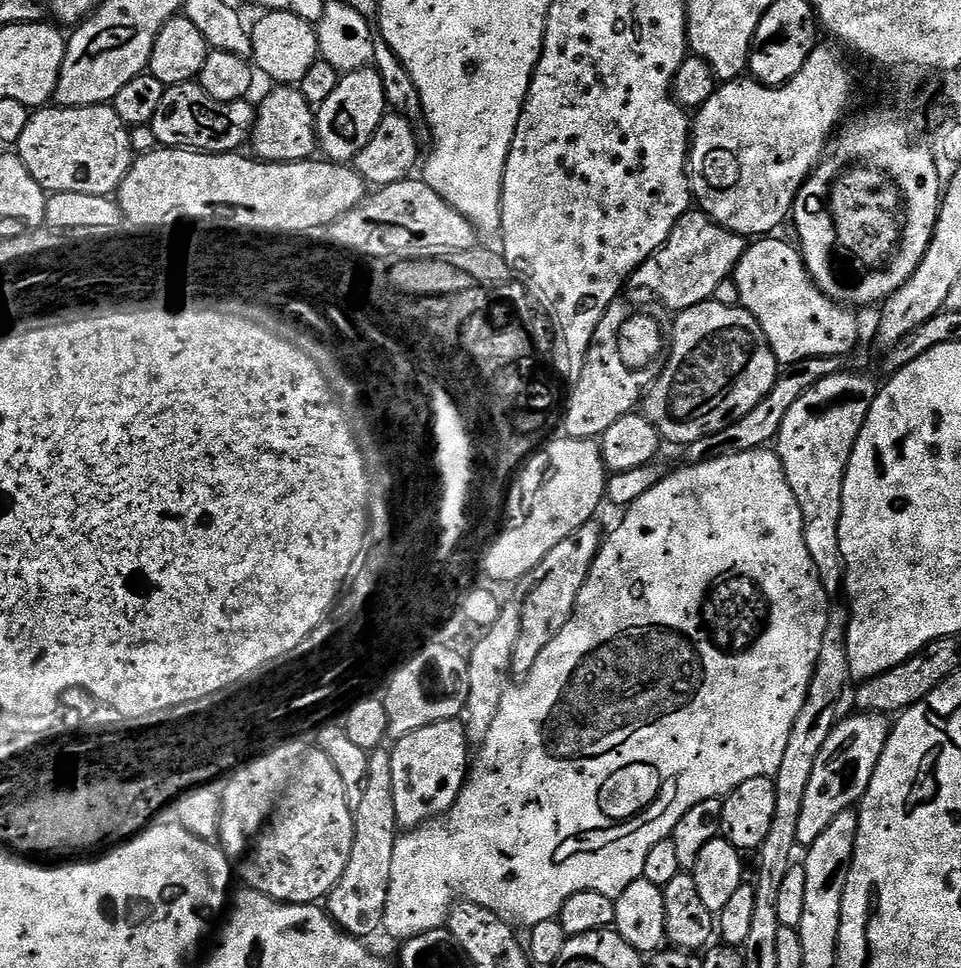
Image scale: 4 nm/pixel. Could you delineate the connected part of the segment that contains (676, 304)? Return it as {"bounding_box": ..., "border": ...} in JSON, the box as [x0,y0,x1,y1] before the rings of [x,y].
{"bounding_box":[631,210,745,313],"border":[[[689,210],[676,223],[668,241],[638,271],[632,273],[631,287],[645,288],[646,291],[653,292],[666,307],[673,308],[673,313],[682,313],[687,308],[705,304],[706,301],[713,299],[719,284],[727,281],[735,273],[736,264],[742,258],[745,247],[745,237],[729,232],[727,228],[710,219],[702,210]]]}

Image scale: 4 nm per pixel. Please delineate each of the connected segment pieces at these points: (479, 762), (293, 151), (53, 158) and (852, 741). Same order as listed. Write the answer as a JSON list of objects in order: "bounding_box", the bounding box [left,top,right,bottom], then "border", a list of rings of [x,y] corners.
[{"bounding_box":[382,450,830,942],"border":[[[757,450],[757,451],[754,451],[754,452],[735,452],[735,454],[734,454],[734,455],[733,455],[733,456],[716,456],[716,457],[715,457],[715,458],[704,458],[704,459],[701,459],[701,460],[700,460],[700,461],[699,461],[699,462],[696,462],[696,463],[700,463],[700,464],[696,464],[696,465],[694,465],[694,466],[693,466],[693,468],[688,468],[688,469],[686,469],[686,470],[685,470],[685,472],[676,472],[676,473],[674,473],[674,474],[673,474],[673,476],[670,476],[670,474],[668,474],[668,475],[665,475],[665,476],[664,476],[664,477],[663,477],[663,479],[662,479],[662,480],[661,480],[661,481],[660,481],[660,483],[659,483],[659,484],[656,484],[656,485],[654,485],[654,486],[653,486],[653,488],[652,488],[652,489],[650,489],[650,490],[649,490],[649,492],[648,492],[648,493],[646,493],[646,494],[642,494],[642,496],[641,496],[641,498],[640,498],[640,500],[638,500],[638,501],[634,501],[634,503],[633,503],[633,504],[632,504],[632,505],[631,505],[631,507],[629,507],[629,508],[628,508],[628,509],[627,509],[627,511],[625,511],[625,512],[624,512],[624,513],[623,513],[623,514],[625,514],[625,516],[624,516],[624,517],[622,517],[622,518],[621,518],[621,520],[620,520],[620,525],[618,525],[618,526],[617,526],[617,528],[616,528],[616,529],[614,529],[614,530],[613,530],[613,532],[612,532],[612,533],[610,533],[610,534],[609,534],[609,536],[608,536],[608,533],[607,533],[607,536],[606,536],[606,539],[605,539],[605,540],[604,540],[604,541],[603,541],[603,543],[601,543],[601,546],[600,546],[600,552],[599,552],[599,553],[598,553],[598,555],[597,555],[597,556],[596,556],[596,561],[595,561],[595,562],[594,562],[594,563],[593,563],[593,564],[592,564],[592,569],[591,569],[591,570],[590,570],[590,574],[589,574],[589,575],[588,575],[588,577],[587,577],[587,578],[586,578],[586,582],[585,582],[585,583],[584,583],[584,585],[583,585],[583,586],[582,586],[582,590],[581,590],[581,591],[580,591],[580,593],[579,593],[579,594],[578,594],[578,602],[577,602],[577,603],[576,603],[576,609],[575,609],[575,610],[573,610],[573,611],[572,611],[572,617],[571,617],[571,618],[569,618],[569,620],[568,620],[568,621],[567,621],[567,622],[566,622],[566,626],[565,626],[565,627],[564,627],[564,629],[563,629],[563,630],[561,630],[561,631],[560,631],[560,633],[558,633],[558,635],[556,635],[556,636],[555,636],[555,637],[554,637],[554,638],[553,638],[553,640],[552,640],[552,641],[551,641],[551,642],[550,642],[550,646],[548,646],[548,647],[547,647],[547,648],[546,648],[546,650],[544,650],[544,651],[543,651],[543,652],[542,652],[542,654],[540,654],[540,655],[539,655],[539,656],[538,656],[538,662],[534,662],[534,666],[533,666],[533,667],[532,667],[532,669],[531,669],[531,670],[530,670],[530,674],[529,674],[529,675],[528,675],[528,676],[525,676],[525,677],[523,677],[523,679],[521,679],[521,680],[520,680],[520,681],[519,681],[519,682],[516,682],[516,683],[513,683],[513,684],[512,684],[512,685],[511,685],[511,686],[509,686],[509,687],[507,687],[507,688],[505,688],[505,689],[504,689],[504,693],[503,693],[503,694],[502,694],[502,702],[501,702],[501,703],[500,703],[500,705],[499,705],[499,706],[498,706],[498,714],[494,714],[494,722],[490,722],[490,730],[486,730],[486,738],[485,738],[485,739],[484,739],[484,740],[483,740],[483,741],[482,741],[482,743],[481,743],[481,744],[480,744],[480,745],[479,745],[479,747],[477,747],[477,748],[480,748],[480,749],[478,749],[478,750],[477,750],[477,752],[476,752],[476,749],[475,749],[475,752],[474,752],[474,759],[473,759],[473,760],[472,760],[472,761],[471,761],[471,764],[470,764],[470,767],[469,767],[469,770],[468,770],[468,779],[467,779],[467,780],[465,780],[465,782],[464,782],[464,785],[463,785],[463,786],[462,786],[462,790],[461,790],[461,791],[460,791],[460,793],[459,793],[459,794],[458,794],[458,798],[457,798],[457,799],[456,799],[456,801],[455,801],[455,802],[454,802],[454,806],[453,806],[453,807],[452,807],[452,808],[451,808],[451,810],[450,810],[450,811],[449,811],[449,812],[447,812],[447,814],[445,814],[445,815],[444,815],[444,816],[441,816],[441,817],[440,817],[440,819],[438,819],[438,820],[431,820],[431,821],[430,821],[430,823],[429,823],[429,824],[421,824],[421,825],[420,825],[420,827],[418,827],[418,828],[414,828],[414,829],[411,829],[411,830],[408,830],[408,831],[405,831],[405,832],[404,832],[404,833],[403,833],[403,834],[400,834],[400,835],[397,835],[397,837],[396,837],[396,845],[395,845],[395,846],[394,846],[394,858],[393,858],[393,859],[392,859],[392,861],[391,861],[391,862],[390,862],[390,890],[389,890],[389,891],[388,891],[388,893],[387,893],[387,894],[386,894],[386,910],[385,910],[385,911],[384,911],[384,923],[383,923],[383,925],[382,925],[382,928],[383,928],[383,931],[384,931],[384,932],[385,932],[385,933],[386,933],[386,932],[387,932],[387,931],[388,931],[388,932],[389,932],[389,934],[390,934],[390,935],[392,935],[392,936],[393,936],[393,938],[394,938],[394,939],[396,939],[396,940],[398,940],[398,941],[397,941],[397,942],[405,942],[405,941],[407,941],[407,940],[410,940],[410,939],[413,939],[413,938],[415,938],[415,936],[418,936],[418,935],[422,935],[422,934],[426,934],[426,933],[427,933],[427,932],[428,932],[428,931],[434,931],[434,930],[436,930],[436,929],[443,929],[443,928],[444,928],[444,927],[445,927],[445,924],[446,924],[446,921],[447,921],[447,919],[448,919],[448,912],[449,912],[449,910],[450,910],[450,909],[452,909],[452,908],[453,908],[453,906],[454,906],[454,905],[455,905],[455,904],[456,904],[456,903],[457,903],[457,902],[460,902],[460,901],[463,901],[463,903],[466,903],[466,904],[477,904],[477,905],[478,905],[478,907],[479,907],[479,908],[485,908],[485,909],[486,909],[486,910],[490,910],[490,911],[491,911],[491,912],[493,912],[493,913],[494,913],[494,914],[498,914],[498,915],[499,915],[499,916],[500,916],[500,917],[501,917],[501,918],[503,918],[503,919],[504,919],[504,920],[507,920],[507,921],[509,921],[509,922],[511,922],[511,923],[512,923],[512,924],[513,924],[513,925],[516,925],[516,926],[519,926],[519,924],[524,924],[524,925],[523,925],[523,927],[524,927],[524,928],[525,928],[525,929],[529,929],[529,928],[533,928],[533,926],[534,926],[534,925],[535,925],[535,924],[537,924],[537,923],[538,923],[538,922],[546,922],[546,921],[547,921],[547,920],[555,920],[555,919],[557,919],[557,917],[559,917],[559,915],[560,915],[560,911],[561,911],[561,910],[562,910],[562,906],[563,906],[563,905],[564,905],[564,903],[565,903],[565,902],[566,902],[566,898],[574,898],[574,894],[582,894],[582,893],[583,893],[583,892],[585,892],[585,891],[586,891],[586,890],[594,890],[594,891],[595,891],[595,892],[597,892],[597,893],[598,893],[598,894],[606,894],[606,895],[607,895],[607,896],[610,896],[610,897],[613,897],[613,898],[615,898],[615,897],[618,897],[618,896],[620,896],[620,895],[621,895],[621,894],[622,894],[622,890],[626,890],[626,886],[630,886],[630,882],[634,882],[634,881],[635,881],[635,880],[638,880],[638,879],[641,879],[641,877],[643,877],[643,875],[644,875],[644,867],[645,867],[645,866],[646,866],[646,857],[648,857],[648,855],[650,855],[650,850],[654,850],[654,846],[658,846],[658,842],[662,842],[662,841],[663,841],[663,840],[667,840],[667,839],[669,839],[669,837],[671,837],[671,835],[672,835],[672,832],[673,832],[673,831],[674,831],[674,830],[675,830],[675,828],[676,828],[676,827],[677,827],[677,826],[678,826],[678,822],[682,822],[682,814],[686,814],[686,810],[690,810],[690,806],[698,806],[698,802],[706,802],[706,801],[707,801],[707,800],[720,800],[720,799],[721,799],[721,798],[723,798],[723,797],[726,797],[726,796],[729,796],[729,794],[730,794],[730,793],[731,793],[731,792],[733,792],[733,790],[735,790],[735,788],[737,788],[737,787],[738,787],[738,786],[742,786],[742,782],[750,782],[750,778],[758,778],[758,777],[759,777],[759,776],[770,776],[770,777],[774,777],[774,776],[775,776],[775,774],[776,774],[776,772],[777,772],[777,771],[778,771],[778,770],[779,770],[779,766],[780,766],[780,765],[781,765],[781,763],[782,763],[782,758],[783,758],[783,757],[785,757],[785,753],[786,753],[786,744],[787,744],[787,742],[788,742],[788,741],[789,741],[789,739],[790,739],[790,734],[791,734],[791,730],[792,730],[792,729],[794,729],[794,724],[795,724],[795,723],[796,723],[796,721],[797,721],[797,719],[798,719],[798,714],[800,714],[800,713],[801,713],[801,711],[802,711],[802,706],[803,706],[803,703],[804,703],[804,702],[806,702],[806,696],[807,696],[807,692],[808,692],[808,691],[809,691],[809,690],[810,690],[810,684],[811,684],[811,679],[812,679],[812,678],[814,678],[814,676],[815,676],[815,664],[816,664],[816,663],[817,663],[817,662],[818,662],[818,656],[819,656],[819,655],[820,655],[820,653],[821,653],[821,649],[822,649],[822,640],[823,640],[823,638],[824,638],[824,637],[825,637],[825,633],[826,633],[826,630],[827,630],[827,624],[828,624],[828,613],[829,613],[829,611],[830,611],[830,604],[828,604],[828,601],[830,601],[830,596],[829,596],[829,594],[827,594],[827,593],[826,593],[826,592],[825,592],[825,590],[824,590],[824,588],[823,588],[823,584],[822,584],[822,582],[821,582],[821,581],[820,581],[820,575],[818,575],[818,574],[817,574],[817,572],[816,572],[816,563],[814,563],[814,561],[813,561],[813,560],[812,560],[812,559],[811,559],[811,558],[810,558],[810,550],[806,550],[806,538],[805,538],[805,537],[804,537],[804,519],[803,519],[803,518],[802,518],[802,510],[801,510],[801,509],[800,509],[800,507],[799,507],[799,506],[798,506],[798,502],[797,502],[797,501],[796,501],[796,499],[795,499],[795,498],[794,498],[794,490],[790,490],[790,482],[786,482],[786,474],[785,474],[785,473],[784,473],[784,471],[783,471],[783,470],[782,470],[782,466],[781,466],[781,465],[780,465],[780,458],[779,458],[779,456],[777,456],[777,455],[776,455],[776,453],[775,453],[775,451],[772,451],[772,450]]]},{"bounding_box":[250,86,318,164],"border":[[[280,86],[258,104],[256,124],[252,127],[250,137],[251,155],[265,164],[297,164],[299,160],[311,160],[317,155],[318,145],[316,142],[316,117],[313,105],[306,102],[301,92],[292,86]]]},{"bounding_box":[16,103,134,196],"border":[[[111,103],[85,108],[45,106],[33,111],[16,145],[20,160],[43,186],[45,193],[107,196],[119,193],[120,183],[132,168],[134,153],[129,129]]]},{"bounding_box":[797,714,890,845],"border":[[[884,714],[855,715],[836,724],[818,753],[798,819],[797,845],[813,844],[818,834],[822,834],[822,830],[826,830],[826,826],[838,818],[838,814],[853,811],[863,800],[870,786],[870,778],[874,778],[874,770],[888,741],[890,720]]]}]

